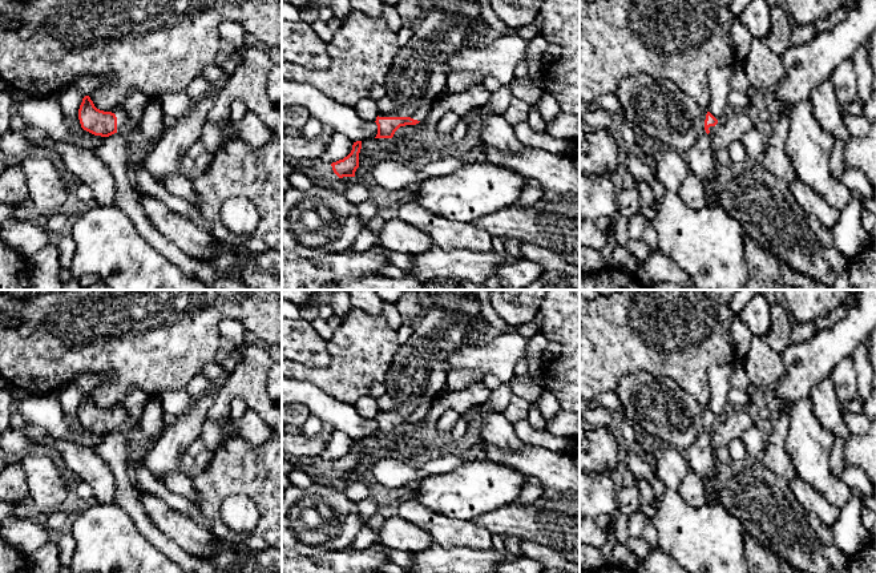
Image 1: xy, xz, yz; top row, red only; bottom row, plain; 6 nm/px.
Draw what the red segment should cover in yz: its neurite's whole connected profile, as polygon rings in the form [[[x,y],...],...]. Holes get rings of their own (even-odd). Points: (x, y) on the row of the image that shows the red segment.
[[[635,73],[622,80],[615,90],[622,105],[622,116],[617,120],[641,128],[649,136],[657,138],[662,146],[686,152],[698,137],[709,134],[718,120],[691,97],[681,92],[667,78],[657,78],[647,73]]]

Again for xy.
[[[89,96],[82,98],[78,109],[81,128],[94,136],[109,137],[130,125],[125,110],[117,108],[112,112],[104,112],[94,106]]]

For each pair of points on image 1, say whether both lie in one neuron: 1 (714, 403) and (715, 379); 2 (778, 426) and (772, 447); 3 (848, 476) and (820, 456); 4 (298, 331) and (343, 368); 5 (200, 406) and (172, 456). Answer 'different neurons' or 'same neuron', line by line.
1: same neuron
2: same neuron
3: different neurons
4: different neurons
5: same neuron

